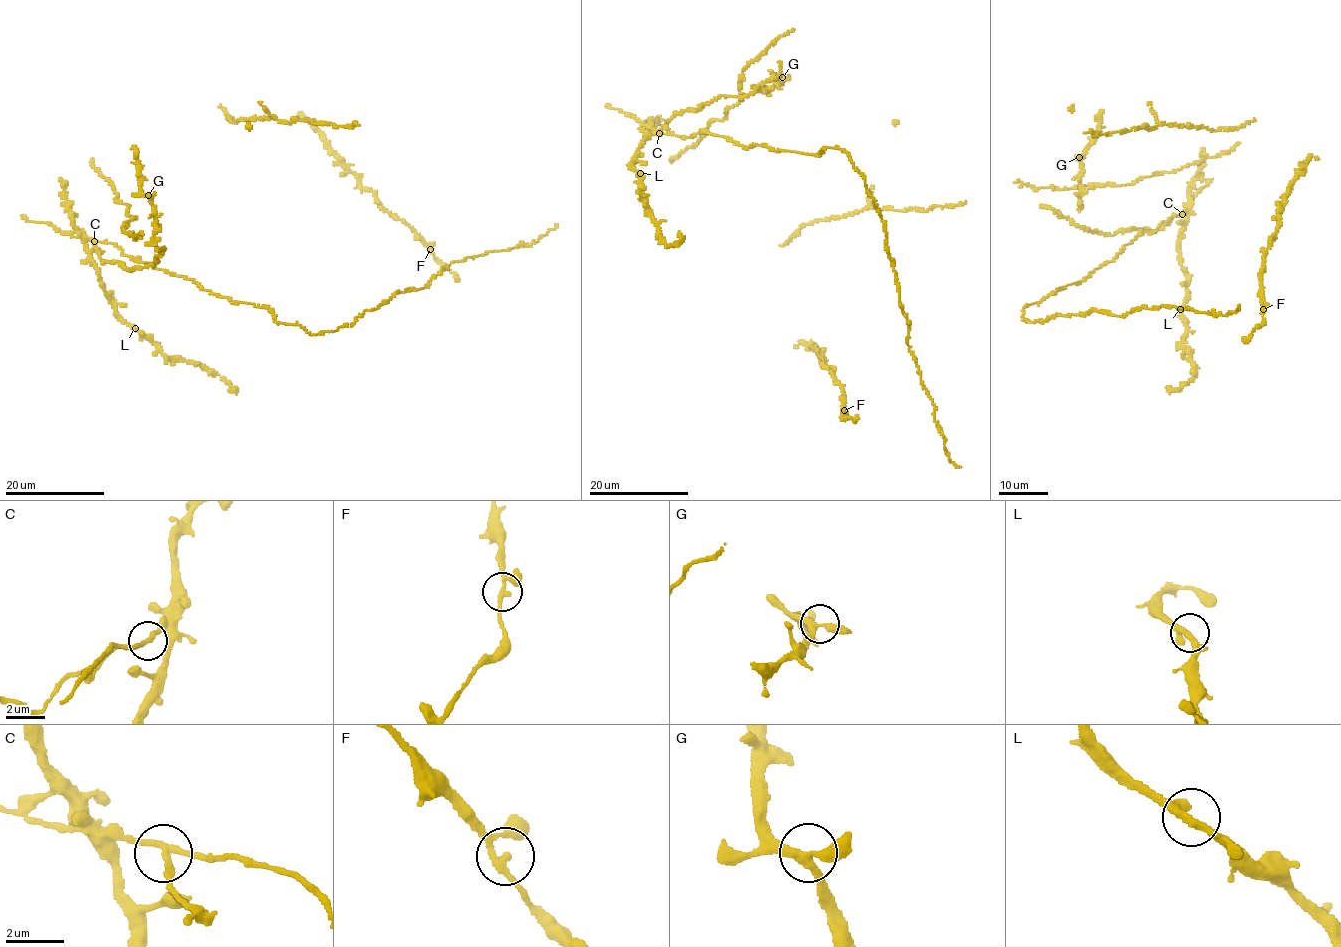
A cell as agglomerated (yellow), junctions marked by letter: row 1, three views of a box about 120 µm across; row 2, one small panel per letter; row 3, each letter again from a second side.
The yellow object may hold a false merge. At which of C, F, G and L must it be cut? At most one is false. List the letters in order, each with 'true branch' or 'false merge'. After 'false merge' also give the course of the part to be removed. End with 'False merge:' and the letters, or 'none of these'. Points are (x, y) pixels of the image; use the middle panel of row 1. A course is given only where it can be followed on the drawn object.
C: false merge; foreign part runs (659, 133), (676, 114), (696, 111), (701, 105), (726, 95), (743, 98), (780, 72), (778, 61)
F: true branch
G: true branch
L: true branch
False merge: C

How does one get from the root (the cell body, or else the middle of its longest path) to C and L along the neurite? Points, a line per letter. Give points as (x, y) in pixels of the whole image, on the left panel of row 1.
C: (374, 308), (352, 325), (311, 334), (275, 322), (266, 306), (230, 301), (124, 256), (114, 244), (94, 241)
L: (374, 308), (352, 325), (311, 334), (275, 322), (266, 306), (230, 301), (87, 238), (100, 283), (135, 328)

